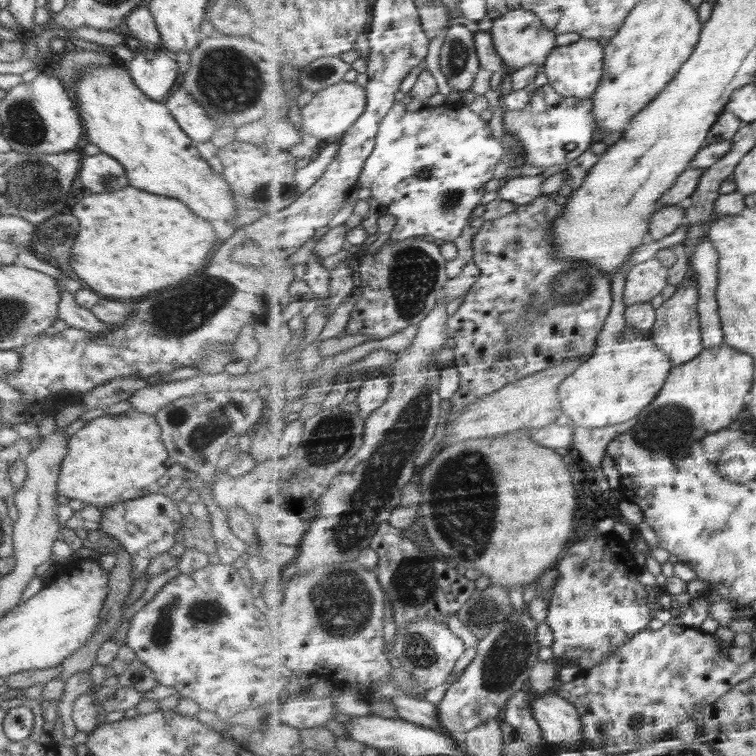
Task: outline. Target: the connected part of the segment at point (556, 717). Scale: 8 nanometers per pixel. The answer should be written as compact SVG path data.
M550 693L546 696L533 695L531 705L534 716L545 732L547 743L560 747L568 744L572 749L584 744L587 738L584 722L572 702L556 693Z

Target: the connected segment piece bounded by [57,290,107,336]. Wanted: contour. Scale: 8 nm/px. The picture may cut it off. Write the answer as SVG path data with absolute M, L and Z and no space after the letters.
M66 290L61 292L57 313L57 318L66 322L68 326L83 328L84 331L88 331L94 336L100 335L102 331L107 329L106 323L100 322L90 309L80 306L75 301L75 295Z

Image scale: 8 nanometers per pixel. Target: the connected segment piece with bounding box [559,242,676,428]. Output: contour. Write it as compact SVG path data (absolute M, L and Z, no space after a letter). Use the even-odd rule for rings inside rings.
M657 242L644 244L635 250L620 273L613 278L615 306L599 336L598 349L590 360L582 363L578 370L569 376L560 387L560 400L566 414L573 424L588 428L602 428L622 424L638 418L667 386L667 380L676 367L672 358L660 349L651 334L640 331L628 324L625 290L628 274L634 266L657 257L660 245Z

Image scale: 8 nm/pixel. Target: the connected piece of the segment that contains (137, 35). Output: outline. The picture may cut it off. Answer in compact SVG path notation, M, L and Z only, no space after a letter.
M139 7L134 9L125 20L124 28L130 28L128 36L132 36L130 40L134 40L134 44L161 49L162 37L148 8Z

